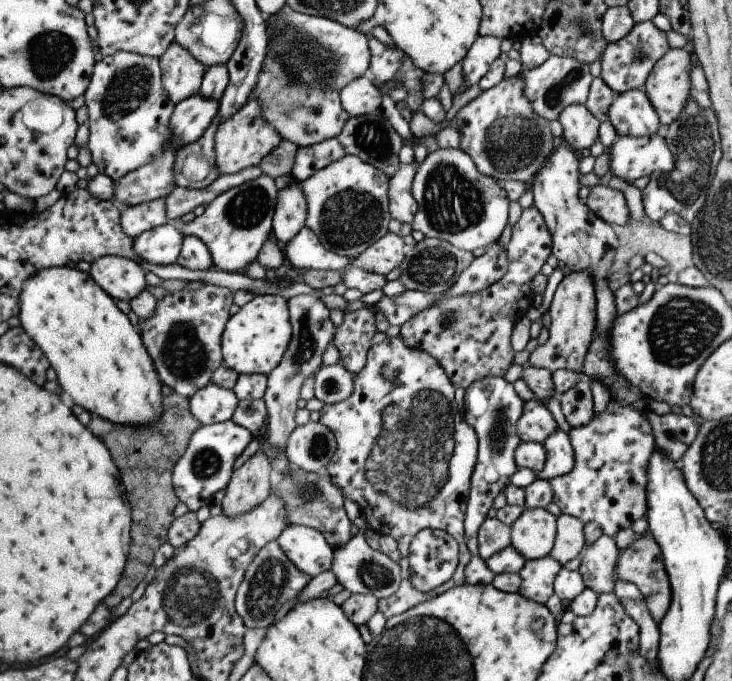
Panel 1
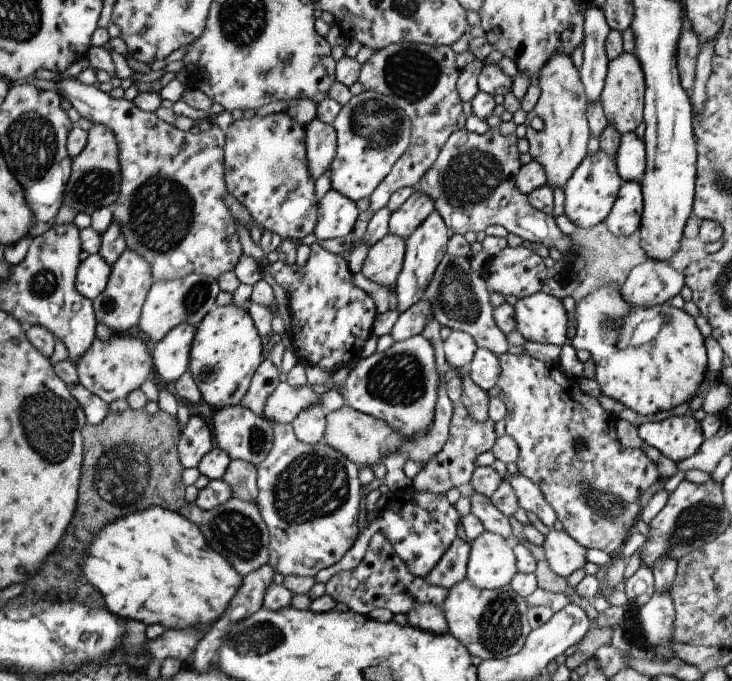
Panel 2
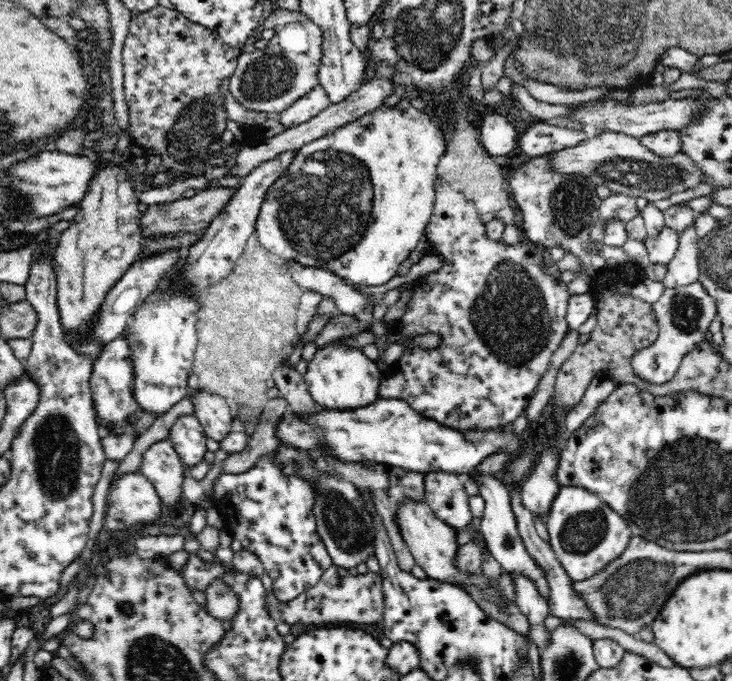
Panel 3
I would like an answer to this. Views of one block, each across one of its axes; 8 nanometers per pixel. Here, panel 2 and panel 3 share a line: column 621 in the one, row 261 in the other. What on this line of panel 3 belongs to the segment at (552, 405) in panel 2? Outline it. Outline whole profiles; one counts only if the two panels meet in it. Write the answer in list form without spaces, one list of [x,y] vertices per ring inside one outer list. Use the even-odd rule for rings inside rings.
[[[437,177],[435,180],[435,199],[434,207],[430,223],[426,226],[424,234],[427,234],[430,242],[430,250],[439,250],[444,258],[446,258],[445,265],[435,271],[426,274],[421,278],[415,287],[418,285],[426,286],[424,290],[417,290],[413,293],[413,299],[409,304],[404,316],[398,320],[396,332],[407,334],[407,338],[411,339],[418,334],[426,334],[427,332],[436,332],[443,335],[445,341],[443,345],[436,350],[421,350],[414,348],[408,350],[402,359],[398,360],[392,368],[387,371],[389,374],[381,373],[382,380],[380,382],[379,395],[382,399],[400,399],[406,401],[418,414],[430,420],[435,420],[442,426],[452,428],[454,430],[462,431],[468,429],[487,429],[496,427],[505,427],[510,425],[518,416],[526,412],[527,406],[530,402],[530,397],[535,394],[535,386],[538,384],[539,378],[544,374],[548,368],[548,363],[552,354],[561,346],[561,342],[565,336],[570,332],[570,328],[566,322],[567,306],[569,301],[569,294],[567,293],[565,284],[556,280],[551,275],[544,273],[546,259],[542,256],[542,248],[530,245],[523,240],[514,246],[504,245],[501,241],[490,240],[484,232],[484,225],[474,209],[474,205],[466,200],[466,197],[461,192],[456,192],[443,178]]]

